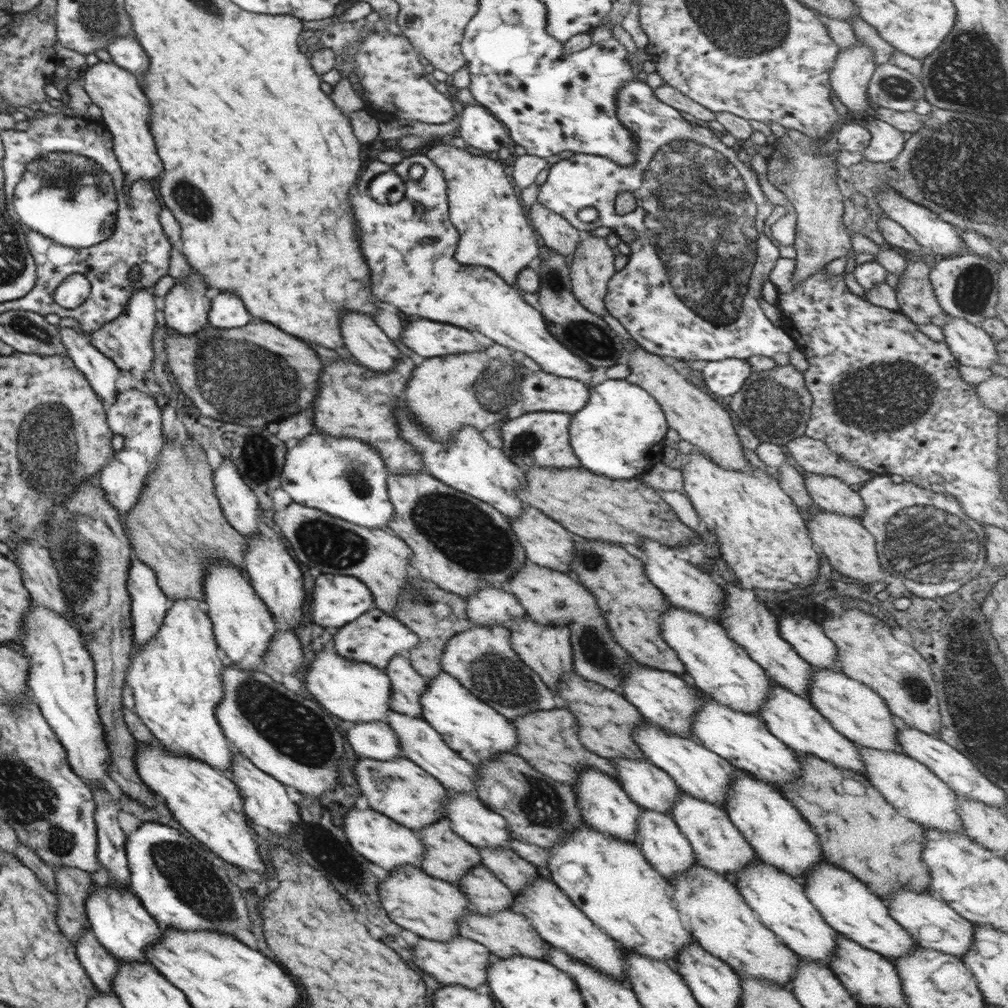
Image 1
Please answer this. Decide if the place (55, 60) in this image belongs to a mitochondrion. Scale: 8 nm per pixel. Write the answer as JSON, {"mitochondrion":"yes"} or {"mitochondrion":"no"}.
{"mitochondrion":"no"}

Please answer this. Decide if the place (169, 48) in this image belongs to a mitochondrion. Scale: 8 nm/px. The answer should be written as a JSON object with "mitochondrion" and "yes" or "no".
{"mitochondrion":"no"}

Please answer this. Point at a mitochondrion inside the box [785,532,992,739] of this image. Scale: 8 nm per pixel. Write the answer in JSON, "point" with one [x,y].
{"point":[965,688]}

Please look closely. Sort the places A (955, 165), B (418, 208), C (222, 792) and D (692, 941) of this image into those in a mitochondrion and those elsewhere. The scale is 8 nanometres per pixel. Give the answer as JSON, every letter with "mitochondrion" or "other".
{"A":"mitochondrion","B":"other","C":"other","D":"other"}

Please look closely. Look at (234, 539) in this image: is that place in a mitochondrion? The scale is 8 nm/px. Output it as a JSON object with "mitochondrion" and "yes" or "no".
{"mitochondrion":"no"}

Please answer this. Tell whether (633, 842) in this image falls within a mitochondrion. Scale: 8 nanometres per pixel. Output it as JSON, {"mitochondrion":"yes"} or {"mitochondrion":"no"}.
{"mitochondrion":"no"}

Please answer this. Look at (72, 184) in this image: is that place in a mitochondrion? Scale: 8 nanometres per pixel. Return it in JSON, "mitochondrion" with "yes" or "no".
{"mitochondrion":"yes"}

